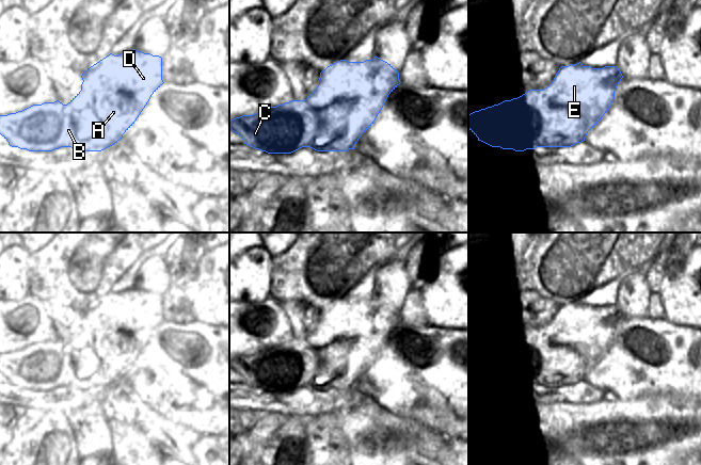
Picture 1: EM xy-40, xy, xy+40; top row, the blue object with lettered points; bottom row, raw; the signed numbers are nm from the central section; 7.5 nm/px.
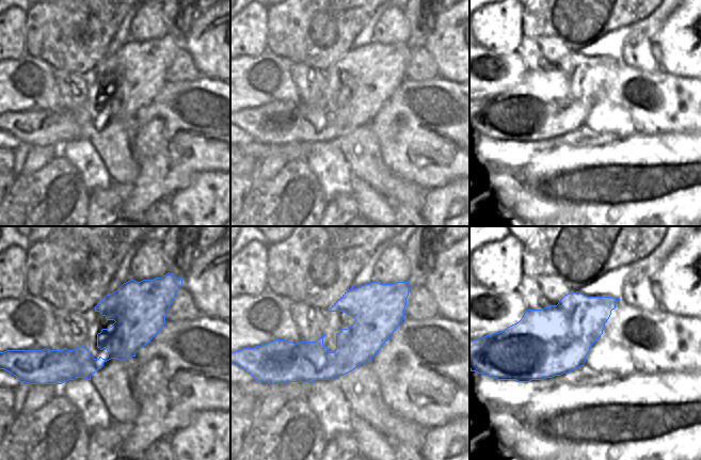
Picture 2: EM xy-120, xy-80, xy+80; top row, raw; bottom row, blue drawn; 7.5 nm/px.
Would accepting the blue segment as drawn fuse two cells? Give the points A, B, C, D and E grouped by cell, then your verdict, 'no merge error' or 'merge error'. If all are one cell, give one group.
A B C D E; no merge error

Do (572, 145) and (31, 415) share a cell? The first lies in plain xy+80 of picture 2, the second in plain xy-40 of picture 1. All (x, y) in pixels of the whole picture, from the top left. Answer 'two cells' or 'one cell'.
two cells

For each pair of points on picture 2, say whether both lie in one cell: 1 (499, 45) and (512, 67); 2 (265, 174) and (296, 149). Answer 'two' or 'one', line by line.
1: two
2: two

